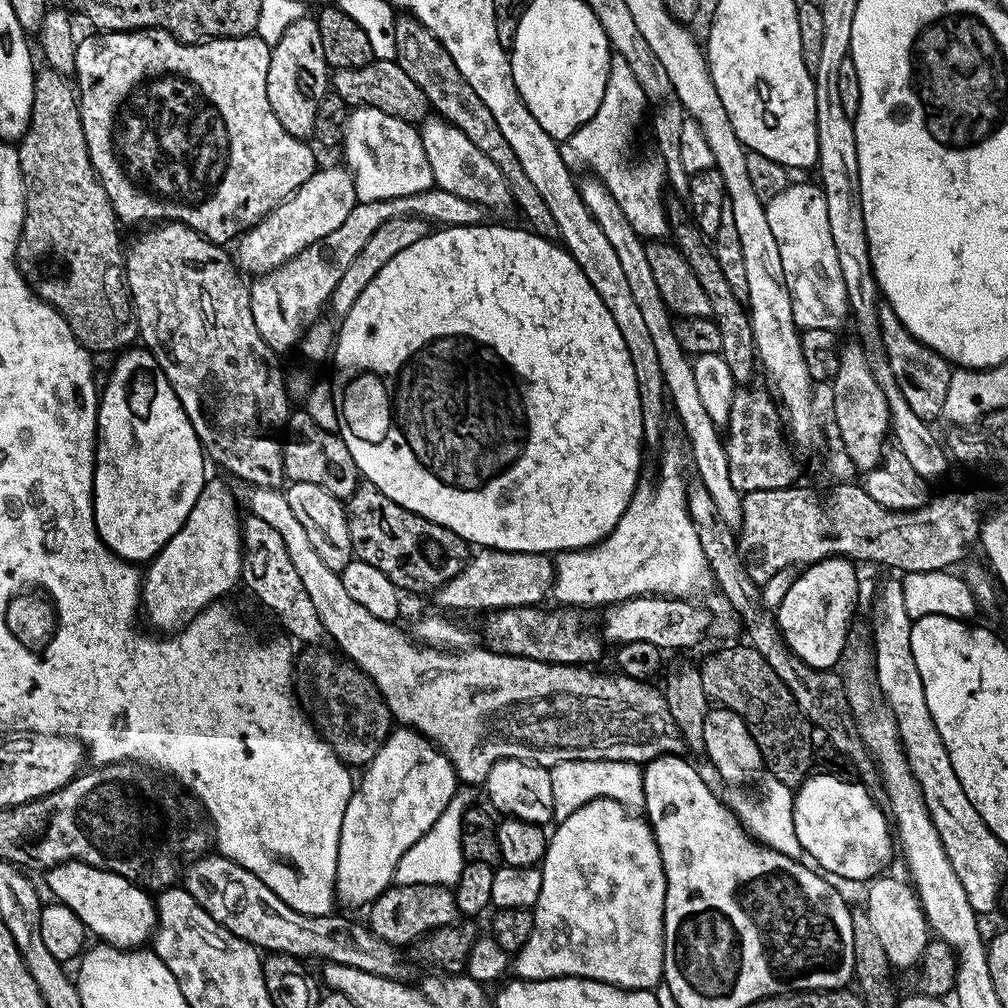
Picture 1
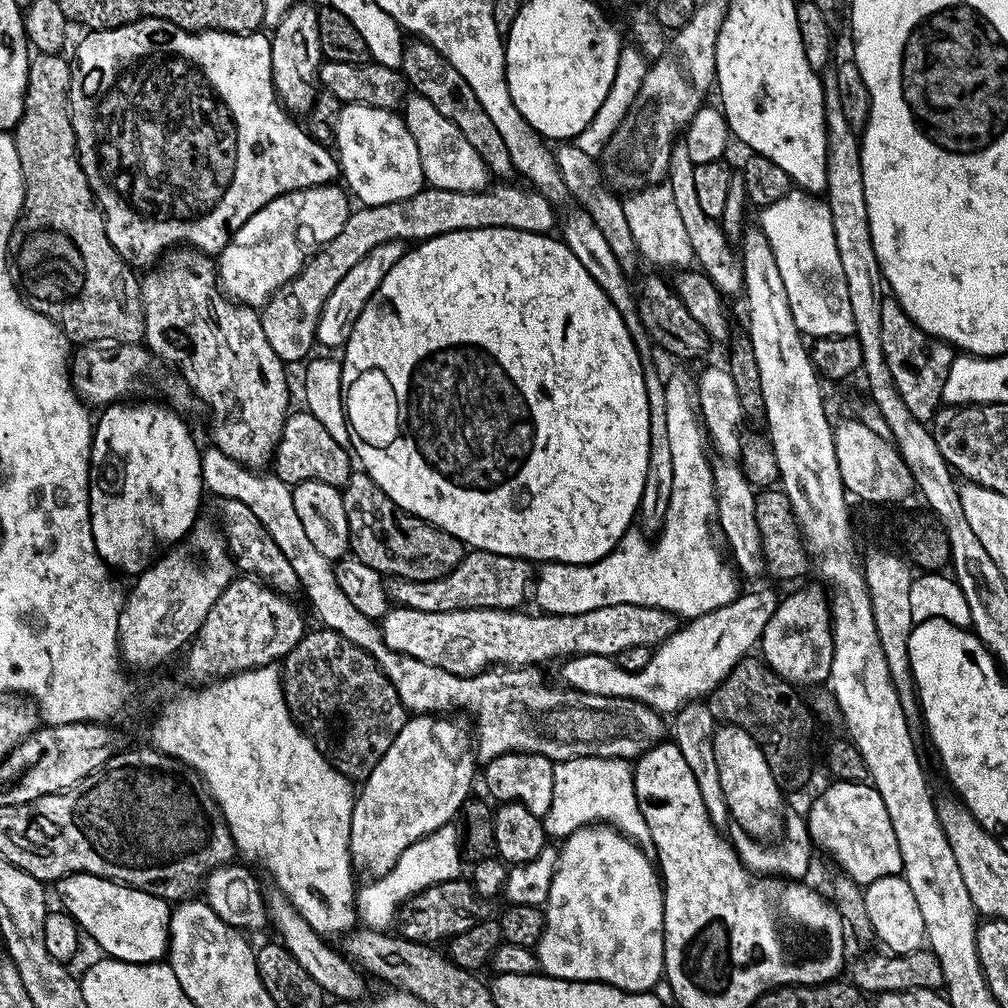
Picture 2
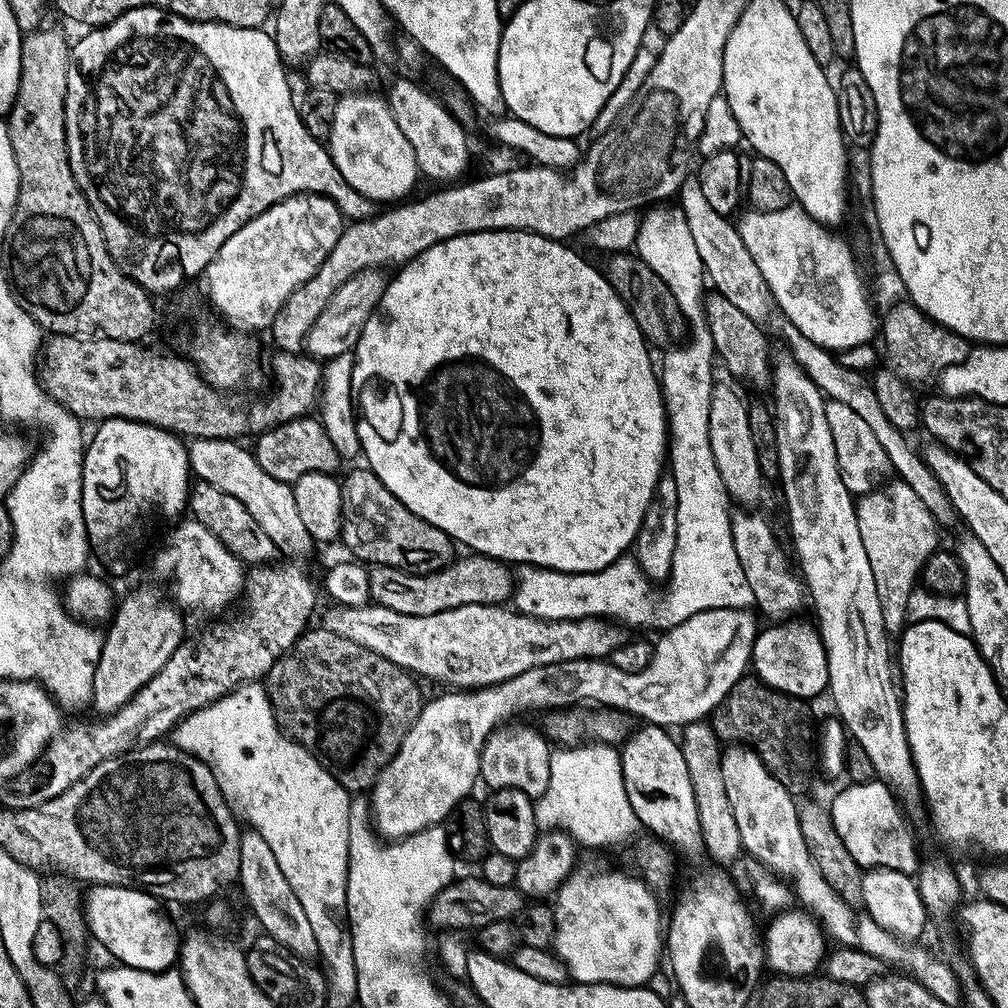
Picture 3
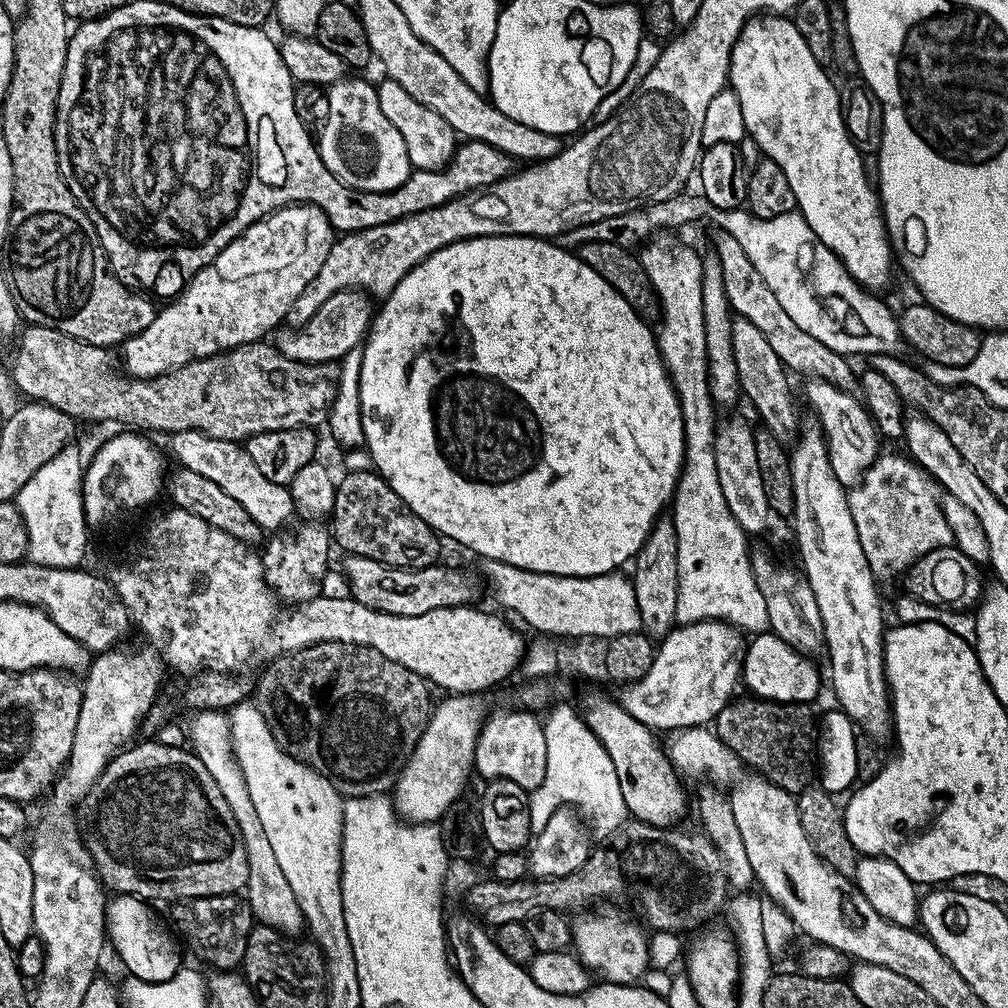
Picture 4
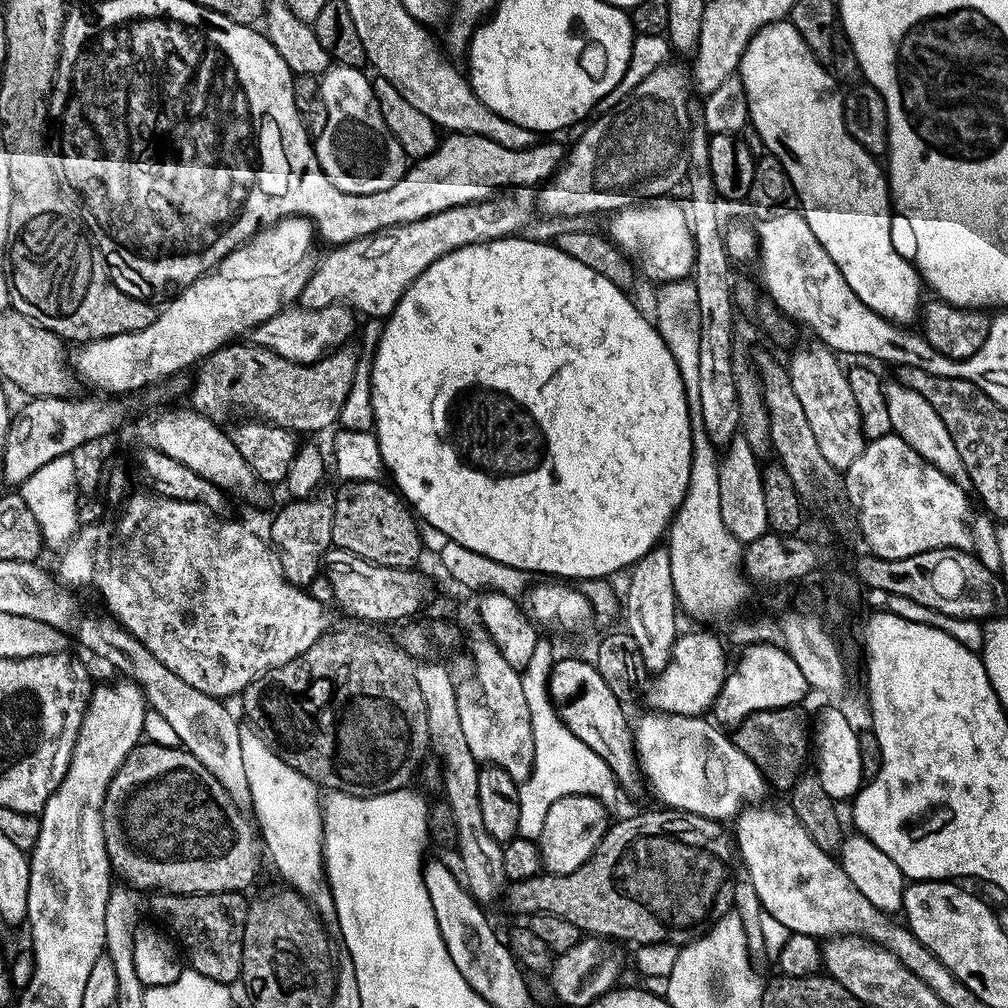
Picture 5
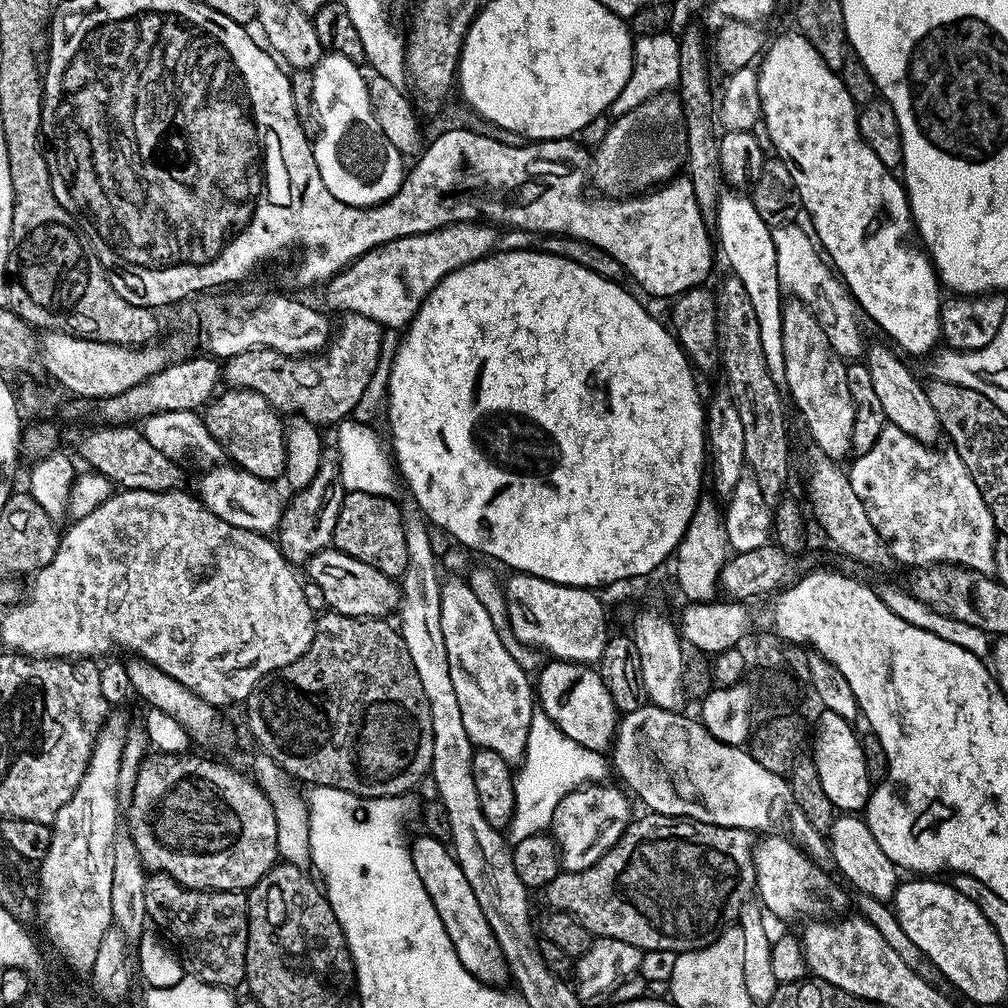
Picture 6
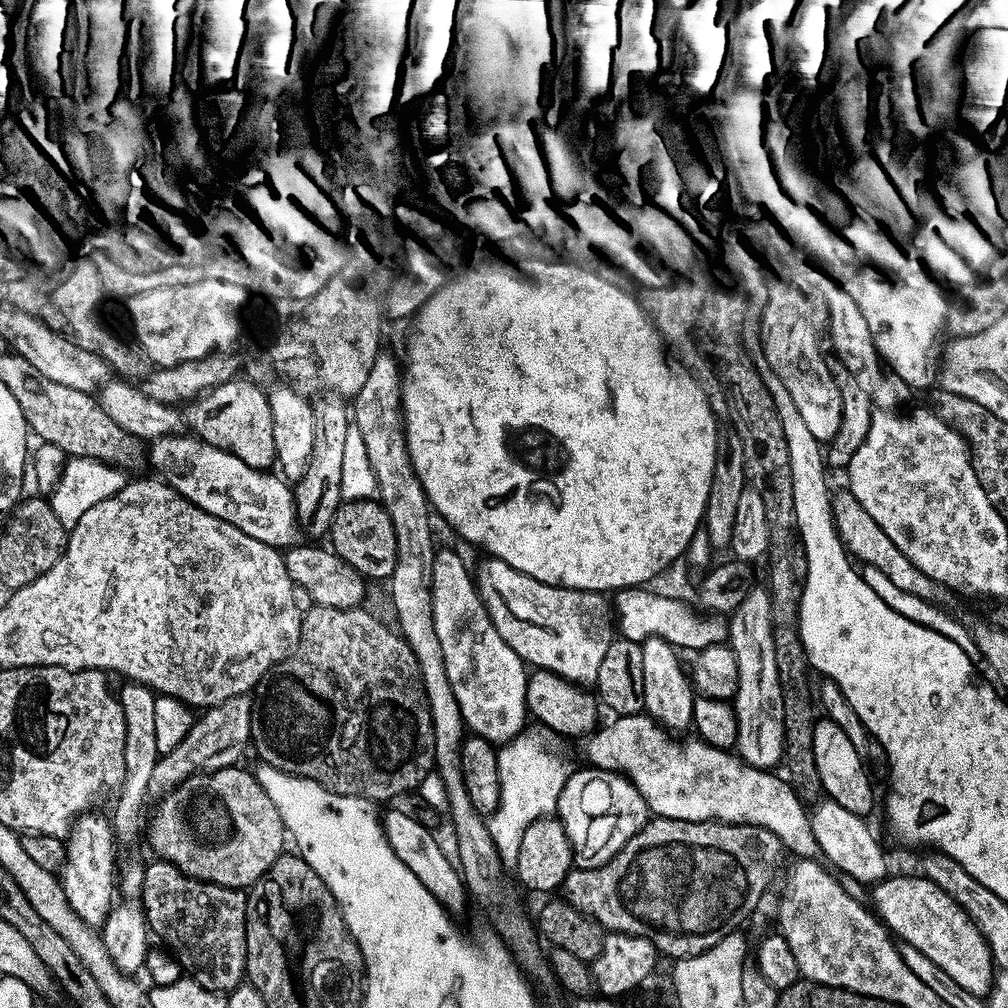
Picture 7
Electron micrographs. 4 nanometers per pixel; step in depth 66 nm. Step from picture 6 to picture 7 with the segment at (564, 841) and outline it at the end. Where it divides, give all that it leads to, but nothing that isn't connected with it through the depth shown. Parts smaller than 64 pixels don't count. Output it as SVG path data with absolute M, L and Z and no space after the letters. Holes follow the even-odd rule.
M583 766L584 768L580 768L571 773L567 782L564 783L564 789L562 790L562 794L558 798L558 802L556 803L556 811L555 815L558 817L558 821L564 827L565 833L568 836L568 840L571 844L572 853L573 853L573 863L578 865L581 868L597 868L598 866L602 866L608 861L608 858L616 855L620 850L620 842L618 834L610 834L606 841L606 846L602 846L604 850L594 850L594 854L592 853L592 847L596 844L601 844L600 840L592 840L592 836L596 836L600 834L603 830L600 827L600 800L630 800L630 806L632 808L628 808L626 804L624 806L620 806L620 820L622 820L622 816L624 816L624 820L626 818L630 818L632 820L632 816L636 816L636 814L630 814L630 812L638 812L638 816L640 816L640 812L649 812L648 810L640 810L640 804L636 804L636 802L632 802L634 800L634 789L633 785L631 786L622 786L624 784L625 776L620 775L617 772L606 771L603 768L594 768L591 766Z

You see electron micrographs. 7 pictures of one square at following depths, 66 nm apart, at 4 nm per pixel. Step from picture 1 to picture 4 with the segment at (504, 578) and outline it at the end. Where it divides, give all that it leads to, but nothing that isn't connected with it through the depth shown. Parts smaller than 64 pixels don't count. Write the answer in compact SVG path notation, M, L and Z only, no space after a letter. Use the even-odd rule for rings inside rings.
M348 554L343 558L342 571L348 577L351 595L374 610L395 616L413 616L430 614L430 610L468 606L475 601L472 599L476 596L477 577L460 568L391 568L388 564L361 556Z

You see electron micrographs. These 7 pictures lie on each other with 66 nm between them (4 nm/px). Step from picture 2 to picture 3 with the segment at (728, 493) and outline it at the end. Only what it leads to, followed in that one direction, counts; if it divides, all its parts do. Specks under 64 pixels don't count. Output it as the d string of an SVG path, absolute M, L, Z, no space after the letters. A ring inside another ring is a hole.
M756 510L740 511L744 512L732 512L734 550L738 553L738 562L742 562L742 574L746 574L746 582L750 582L755 607L761 613L764 611L769 616L767 619L772 622L783 622L795 617L796 611L806 604L806 588L801 577L794 571L790 560L788 565L771 526L756 513Z

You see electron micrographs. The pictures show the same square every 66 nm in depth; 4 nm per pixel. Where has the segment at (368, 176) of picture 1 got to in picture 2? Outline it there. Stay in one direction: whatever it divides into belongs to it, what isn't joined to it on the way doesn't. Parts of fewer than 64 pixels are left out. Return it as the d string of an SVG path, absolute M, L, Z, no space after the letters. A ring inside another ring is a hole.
M365 104L343 105L334 137L335 144L340 176L345 180L343 183L347 191L355 199L357 196L361 205L373 208L390 202L402 202L425 187L418 147L403 115L395 111Z

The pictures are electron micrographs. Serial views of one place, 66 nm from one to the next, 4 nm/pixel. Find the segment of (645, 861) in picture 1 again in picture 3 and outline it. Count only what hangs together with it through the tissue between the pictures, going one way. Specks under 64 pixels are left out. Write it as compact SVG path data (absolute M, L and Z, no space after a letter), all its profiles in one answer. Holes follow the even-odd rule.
M577 866L564 879L563 884L554 893L554 911L556 914L556 938L554 951L556 957L568 968L569 977L577 984L616 984L620 988L638 988L647 985L648 980L662 964L662 920L660 924L660 904L657 893L653 892L639 875L627 876L624 872L603 872L600 868Z

